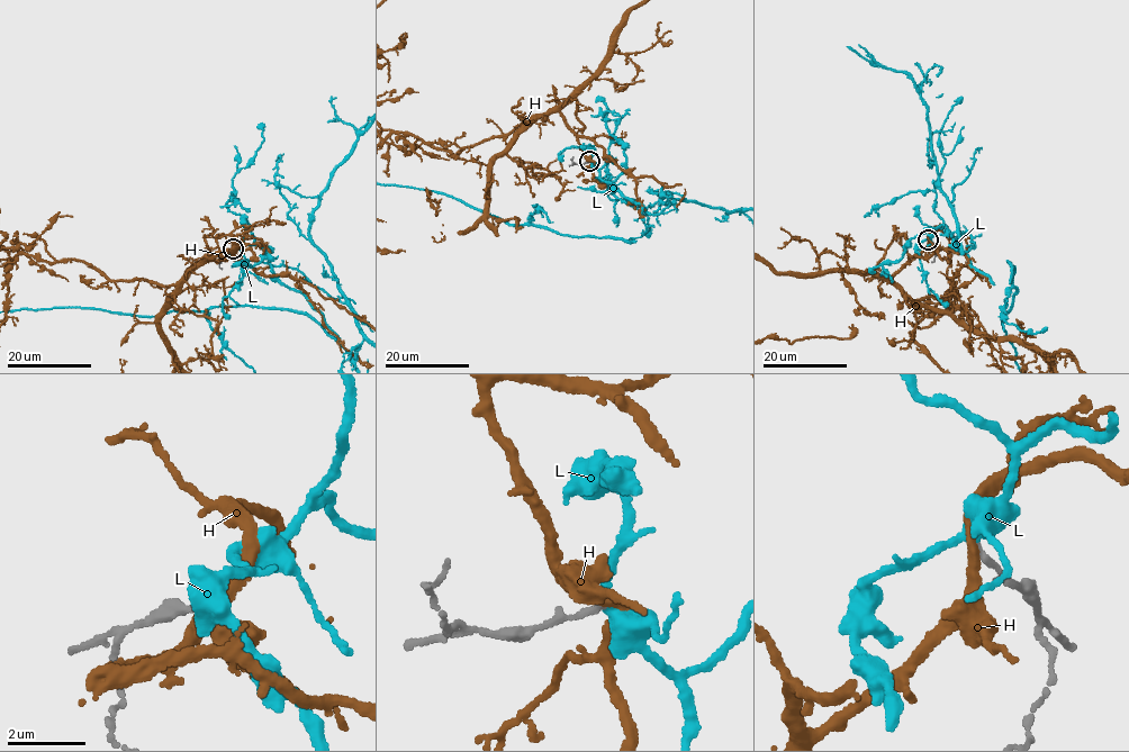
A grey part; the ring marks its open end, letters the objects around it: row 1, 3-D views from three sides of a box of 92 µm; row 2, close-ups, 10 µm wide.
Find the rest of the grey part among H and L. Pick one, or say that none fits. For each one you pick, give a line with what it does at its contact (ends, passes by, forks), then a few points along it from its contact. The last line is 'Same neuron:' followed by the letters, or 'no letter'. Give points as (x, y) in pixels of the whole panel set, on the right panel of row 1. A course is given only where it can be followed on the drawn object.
Same neuron: no letter

